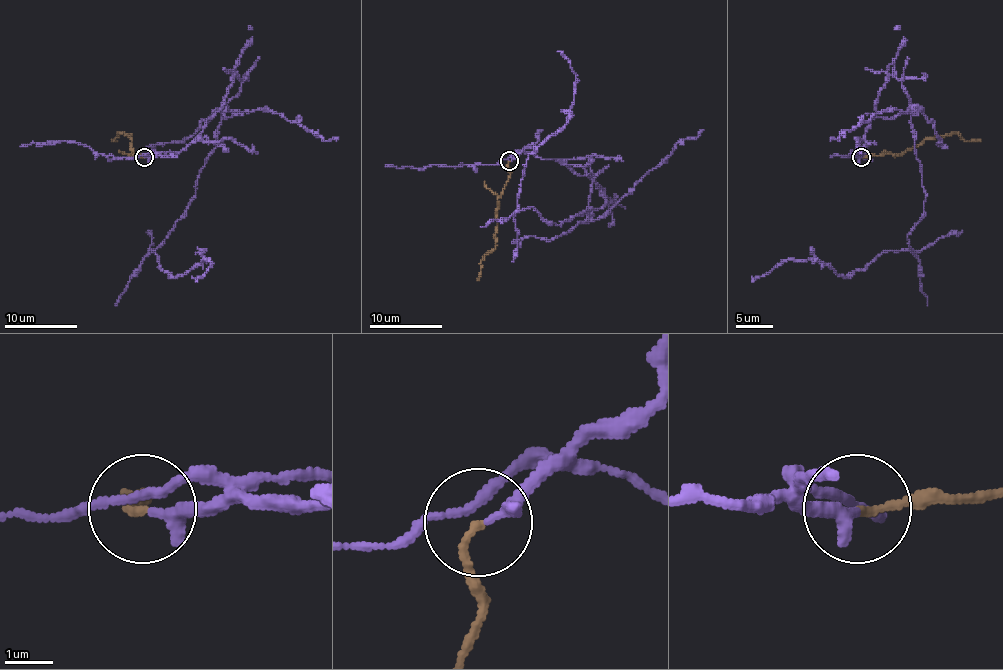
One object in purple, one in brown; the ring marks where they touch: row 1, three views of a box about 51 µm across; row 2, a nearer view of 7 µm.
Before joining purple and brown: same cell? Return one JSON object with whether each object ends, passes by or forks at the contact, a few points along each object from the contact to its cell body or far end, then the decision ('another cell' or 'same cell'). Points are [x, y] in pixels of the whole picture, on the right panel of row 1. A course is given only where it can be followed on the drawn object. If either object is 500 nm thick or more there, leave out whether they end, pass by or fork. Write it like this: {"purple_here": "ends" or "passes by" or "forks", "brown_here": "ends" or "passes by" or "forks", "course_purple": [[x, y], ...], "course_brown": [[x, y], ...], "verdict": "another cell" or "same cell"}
{"purple_here": "ends", "brown_here": "ends", "course_purple": [[861, 157], [852, 154], [894, 75], [925, 198], [909, 251], [847, 276], [803, 260], [752, 276]], "course_brown": [[861, 157], [903, 154], [925, 139], [957, 134], [966, 141], [980, 139]], "verdict": "another cell"}

